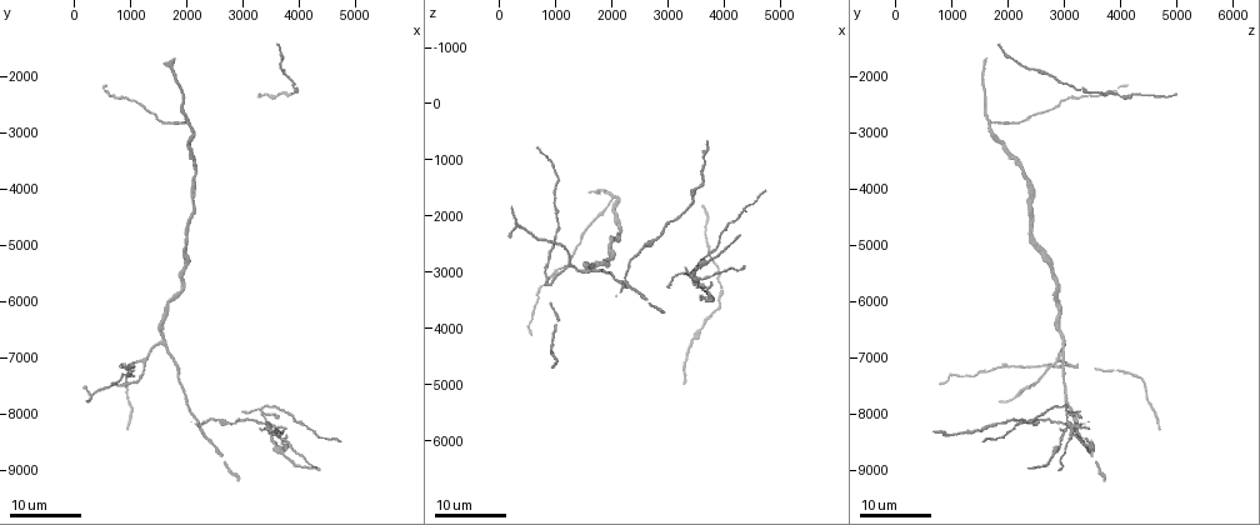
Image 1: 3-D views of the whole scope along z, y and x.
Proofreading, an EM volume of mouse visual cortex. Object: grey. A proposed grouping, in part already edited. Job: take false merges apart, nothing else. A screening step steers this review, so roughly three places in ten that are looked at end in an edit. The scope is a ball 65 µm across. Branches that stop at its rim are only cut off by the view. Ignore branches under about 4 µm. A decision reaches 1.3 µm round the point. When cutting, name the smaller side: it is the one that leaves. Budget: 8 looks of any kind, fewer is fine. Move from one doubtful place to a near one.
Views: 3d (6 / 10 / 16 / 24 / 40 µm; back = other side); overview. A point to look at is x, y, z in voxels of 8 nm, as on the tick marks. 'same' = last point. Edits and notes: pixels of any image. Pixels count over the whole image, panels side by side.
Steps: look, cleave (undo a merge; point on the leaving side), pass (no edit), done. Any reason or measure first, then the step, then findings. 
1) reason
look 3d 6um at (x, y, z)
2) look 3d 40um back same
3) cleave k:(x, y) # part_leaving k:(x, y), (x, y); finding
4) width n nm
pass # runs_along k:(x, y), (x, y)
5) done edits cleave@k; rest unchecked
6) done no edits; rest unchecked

three arms meet
look 3d 24um at (2000, 2750, 1700)

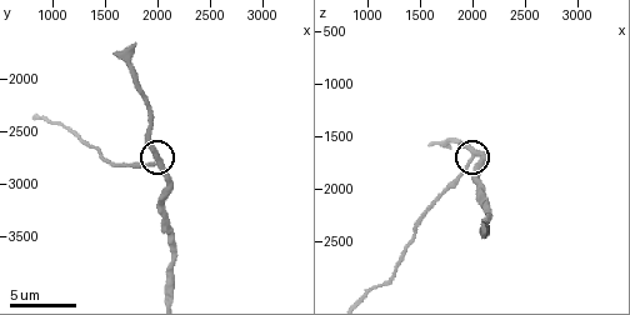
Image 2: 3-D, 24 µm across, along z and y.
closer look
look 3d 6um at (2020, 2820, 1680)

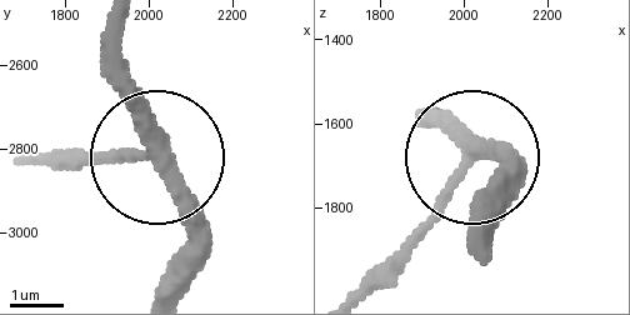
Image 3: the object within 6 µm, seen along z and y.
pass # all the same neuron

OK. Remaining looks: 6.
look 3d 16um at (2150, 4300, 2350)

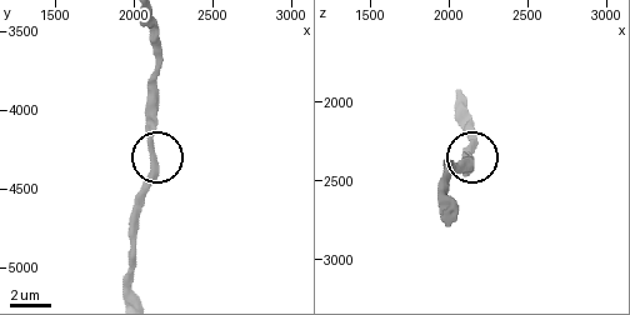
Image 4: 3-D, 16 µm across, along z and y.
look 3d 6um same

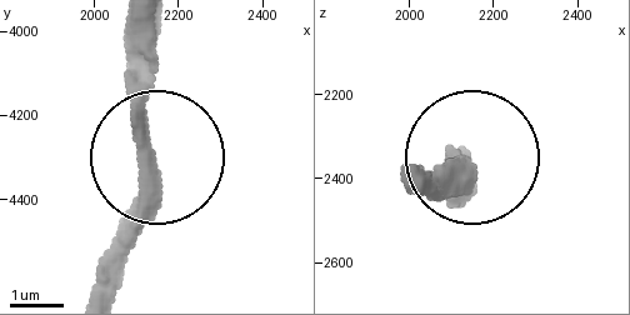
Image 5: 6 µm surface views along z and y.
pass # runs_along 5:(141, 146), (150, 21); all the same neuron

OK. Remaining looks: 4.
branch point
look 3d 24um at (1250, 7050, 2850)

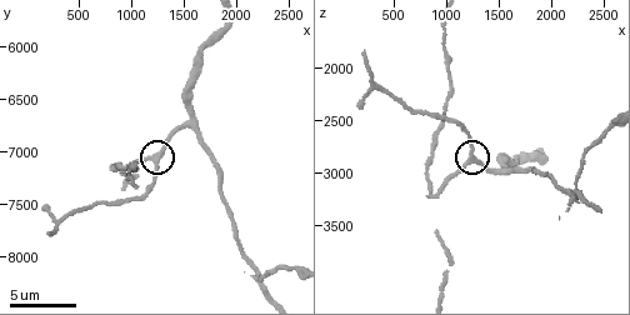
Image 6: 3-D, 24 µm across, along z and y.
look 3d 6um at (1200, 7060, 2900)

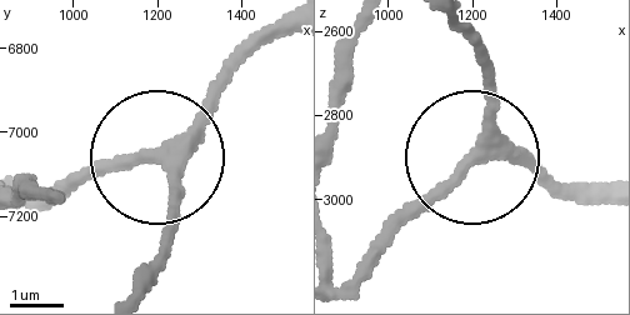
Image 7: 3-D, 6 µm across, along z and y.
arms 3
pass # runs_along 7:(280, 23), (164, 151), (173, 255); continuous, no second neuron

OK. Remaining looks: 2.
thin arm on a thick one
look 3d 10um at (2220, 8200, 3120)

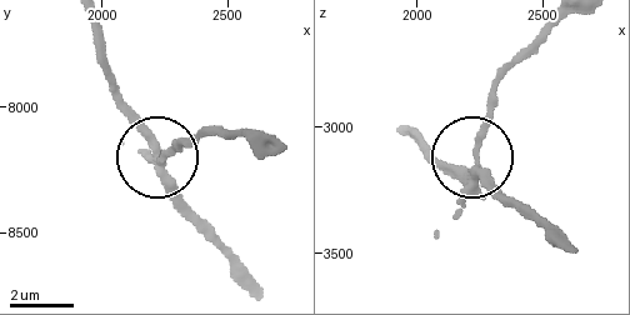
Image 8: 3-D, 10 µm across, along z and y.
arms 3
cleave 8:(476, 138) # part_leaving 8:(475, 185), (475, 148), (494, 91), (555, 26); two neurons meet here

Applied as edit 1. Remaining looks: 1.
done edits cleave@8; rest unchecked

